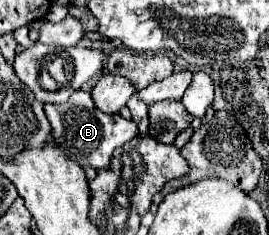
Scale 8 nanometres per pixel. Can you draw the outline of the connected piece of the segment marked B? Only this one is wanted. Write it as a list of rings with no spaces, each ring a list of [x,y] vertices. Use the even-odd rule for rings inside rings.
[[[78,89],[70,101],[68,107],[56,107],[56,105],[44,105],[46,117],[50,121],[52,127],[52,143],[60,149],[64,149],[64,153],[74,159],[78,165],[82,167],[92,167],[92,169],[104,169],[110,163],[112,151],[124,143],[128,143],[132,137],[138,135],[138,127],[136,123],[132,123],[130,119],[124,119],[122,115],[108,115],[104,111],[100,111],[94,101],[92,95],[88,91]],[[74,109],[72,117],[68,119],[66,111]],[[78,109],[80,111],[78,111]]]

